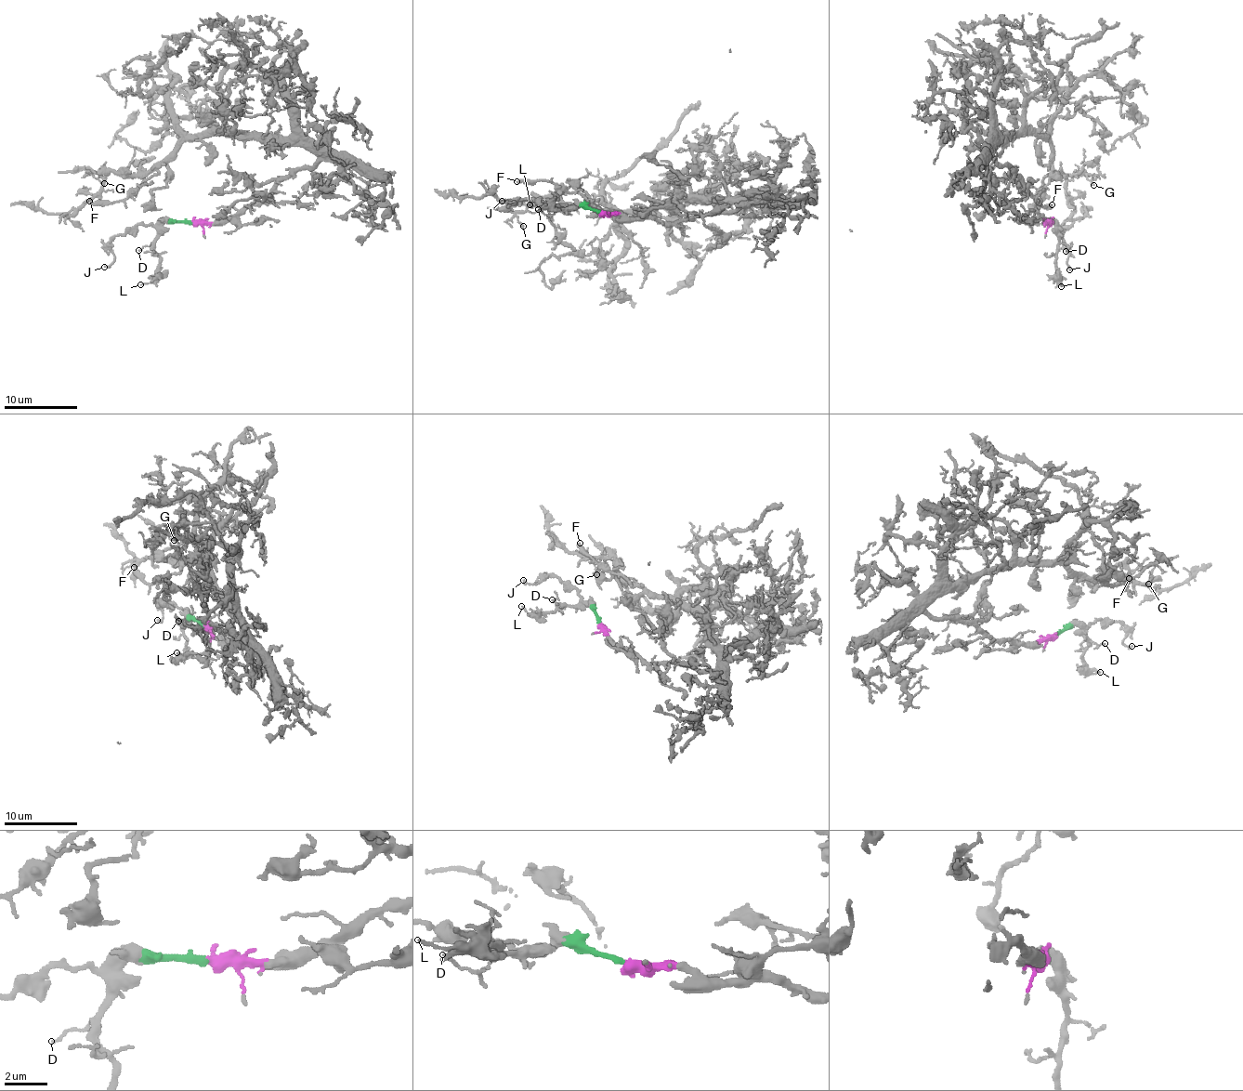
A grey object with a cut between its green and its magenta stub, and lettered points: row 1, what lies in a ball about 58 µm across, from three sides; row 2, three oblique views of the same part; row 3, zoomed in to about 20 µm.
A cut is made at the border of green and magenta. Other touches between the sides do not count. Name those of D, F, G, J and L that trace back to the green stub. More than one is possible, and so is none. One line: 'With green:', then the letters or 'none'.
With green: D, J, L

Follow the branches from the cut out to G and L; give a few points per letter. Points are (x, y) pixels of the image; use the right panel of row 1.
G: (1049, 222), (992, 152), (996, 144), (1011, 135), (1036, 135), (1049, 141), (1057, 177), (1086, 175), (1093, 185)
L: (1049, 222), (1053, 223), (1057, 243), (1055, 271), (1061, 286)

